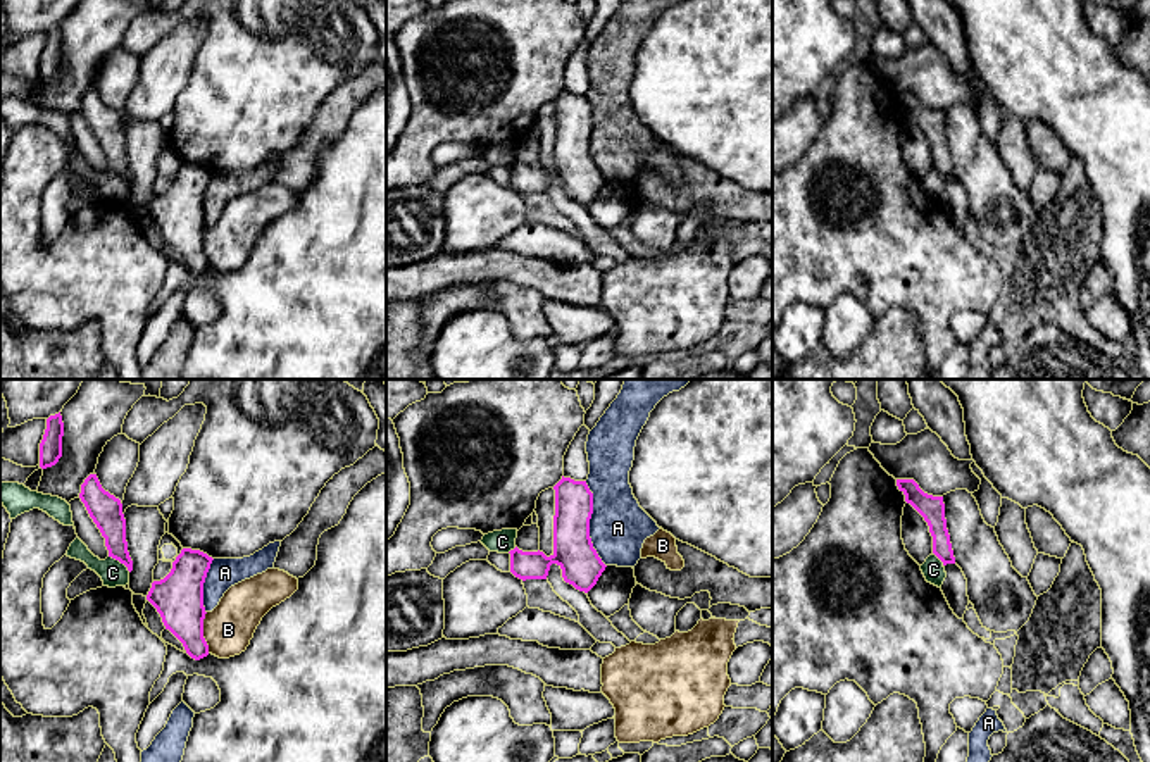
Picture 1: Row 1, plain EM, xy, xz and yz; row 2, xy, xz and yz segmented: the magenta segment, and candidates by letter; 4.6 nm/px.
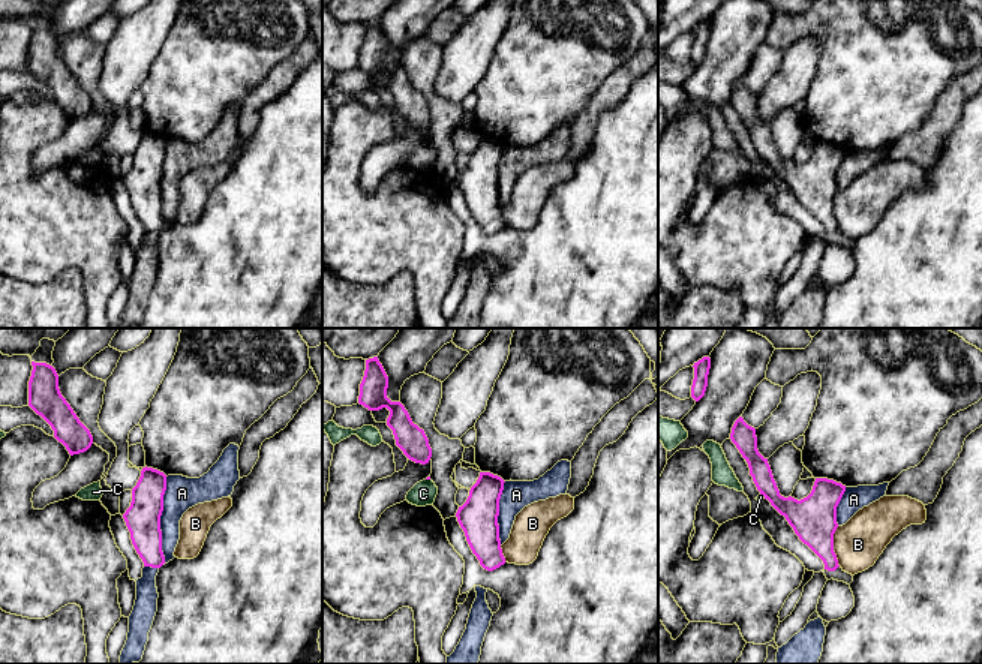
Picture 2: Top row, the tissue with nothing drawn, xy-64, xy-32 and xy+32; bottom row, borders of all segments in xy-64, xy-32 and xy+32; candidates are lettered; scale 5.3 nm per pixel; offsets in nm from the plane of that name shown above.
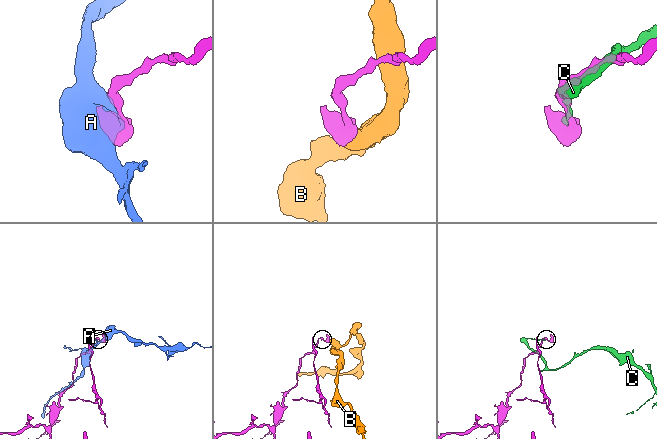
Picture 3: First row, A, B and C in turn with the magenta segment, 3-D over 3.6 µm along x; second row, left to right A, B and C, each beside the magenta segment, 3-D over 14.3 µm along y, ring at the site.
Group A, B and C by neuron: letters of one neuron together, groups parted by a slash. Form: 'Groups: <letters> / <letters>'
Groups: A / B / C

